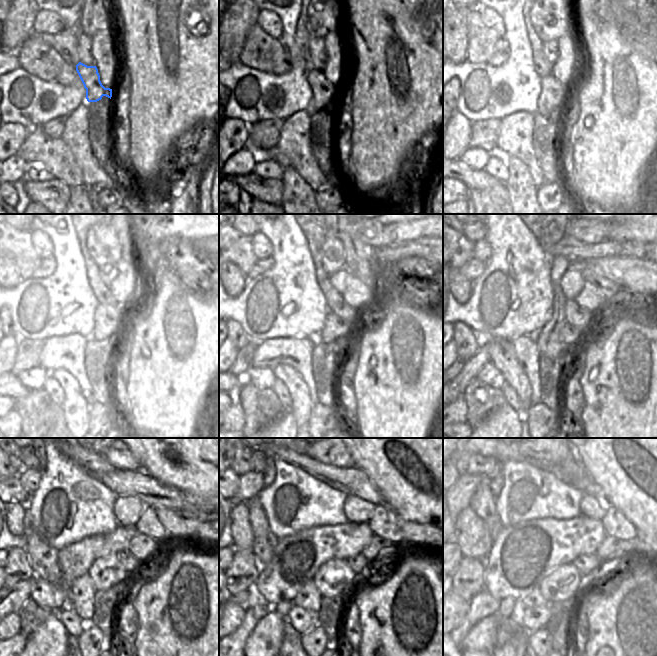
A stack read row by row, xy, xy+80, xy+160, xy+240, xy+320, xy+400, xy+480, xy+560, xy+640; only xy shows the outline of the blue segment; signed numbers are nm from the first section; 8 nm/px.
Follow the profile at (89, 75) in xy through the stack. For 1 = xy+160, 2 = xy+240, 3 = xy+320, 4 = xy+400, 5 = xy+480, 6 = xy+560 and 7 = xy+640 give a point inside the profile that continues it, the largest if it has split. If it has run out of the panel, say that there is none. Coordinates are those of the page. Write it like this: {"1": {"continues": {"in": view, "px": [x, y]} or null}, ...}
{"1": {"continues": {"in": "xy+160", "px": [553, 94]}}, "2": {"continues": {"in": "xy+240", "px": [107, 322]}}, "3": {"continues": {"in": "xy+320", "px": [335, 327]}}, "4": {"continues": {"in": "xy+400", "px": [569, 335]}}, "5": {"continues": {"in": "xy+480", "px": [132, 566]}}, "6": {"continues": {"in": "xy+560", "px": [363, 567]}}, "7": {"continues": {"in": "xy+640", "px": [584, 564]}}}

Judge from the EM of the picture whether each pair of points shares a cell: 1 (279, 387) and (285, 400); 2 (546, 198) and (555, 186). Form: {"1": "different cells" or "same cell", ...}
{"1": "same cell", "2": "same cell"}

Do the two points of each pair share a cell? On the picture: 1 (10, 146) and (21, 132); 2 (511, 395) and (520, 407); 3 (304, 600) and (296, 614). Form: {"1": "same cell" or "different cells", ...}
{"1": "same cell", "2": "same cell", "3": "different cells"}

